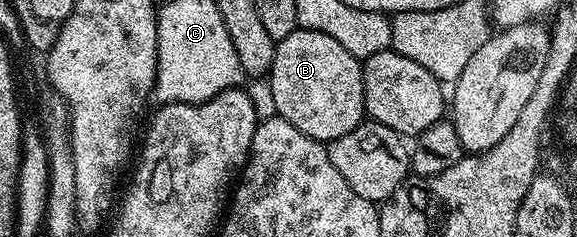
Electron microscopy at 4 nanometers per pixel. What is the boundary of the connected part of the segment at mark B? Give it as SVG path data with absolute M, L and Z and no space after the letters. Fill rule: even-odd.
M301 28L294 30L292 36L284 36L274 47L272 64L268 81L272 88L272 100L276 100L274 109L277 117L288 120L292 128L300 128L304 136L312 136L312 140L328 144L344 132L352 132L367 117L364 104L364 80L362 79L362 62L332 40L332 36L324 36L324 32L312 32Z

